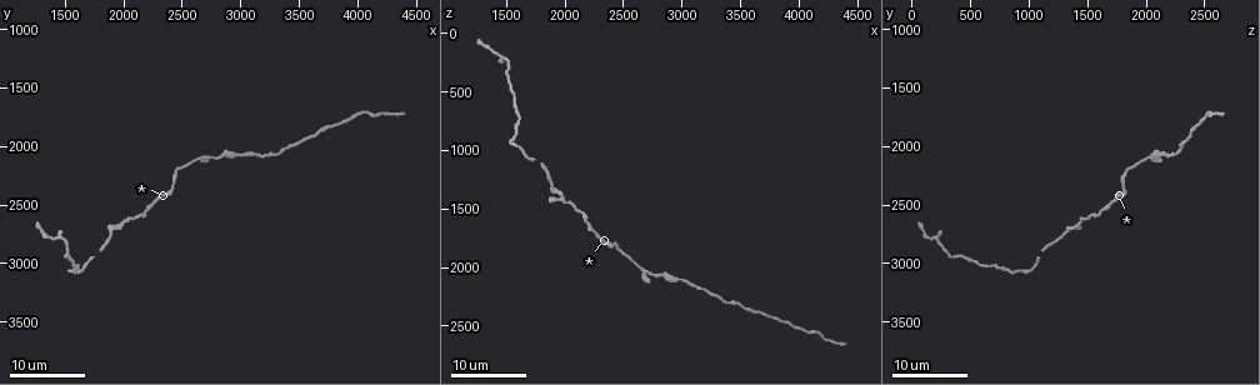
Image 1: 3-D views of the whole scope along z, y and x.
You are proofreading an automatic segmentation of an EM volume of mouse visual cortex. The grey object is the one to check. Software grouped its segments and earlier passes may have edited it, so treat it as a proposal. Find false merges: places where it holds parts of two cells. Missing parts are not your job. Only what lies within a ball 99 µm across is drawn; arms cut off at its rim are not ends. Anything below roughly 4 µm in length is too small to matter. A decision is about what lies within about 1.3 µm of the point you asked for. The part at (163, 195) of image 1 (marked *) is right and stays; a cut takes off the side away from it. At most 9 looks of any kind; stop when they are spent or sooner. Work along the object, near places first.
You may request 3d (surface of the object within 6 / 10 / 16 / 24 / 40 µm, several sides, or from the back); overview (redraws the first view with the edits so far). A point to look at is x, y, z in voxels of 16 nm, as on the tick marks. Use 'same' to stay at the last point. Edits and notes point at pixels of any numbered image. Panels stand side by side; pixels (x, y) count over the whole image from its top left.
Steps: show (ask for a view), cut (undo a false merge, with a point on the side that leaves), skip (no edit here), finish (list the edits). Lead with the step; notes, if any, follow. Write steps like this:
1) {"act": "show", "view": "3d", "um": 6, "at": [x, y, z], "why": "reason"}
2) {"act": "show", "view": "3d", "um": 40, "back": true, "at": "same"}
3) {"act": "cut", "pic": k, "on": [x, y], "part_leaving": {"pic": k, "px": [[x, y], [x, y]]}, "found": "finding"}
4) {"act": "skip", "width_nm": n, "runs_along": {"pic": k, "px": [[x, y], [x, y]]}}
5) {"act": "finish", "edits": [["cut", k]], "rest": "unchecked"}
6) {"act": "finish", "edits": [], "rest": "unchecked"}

{"act": "show", "view": "3d", "um": 16, "at": [2440, 2200, 1860], "why": "thick turns thin"}

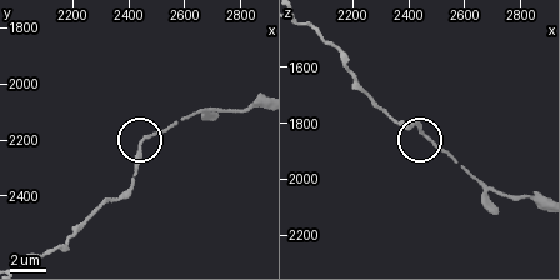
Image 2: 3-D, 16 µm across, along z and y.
{"act": "show", "view": "3d", "um": 6, "at": [2450, 2200, 1840]}

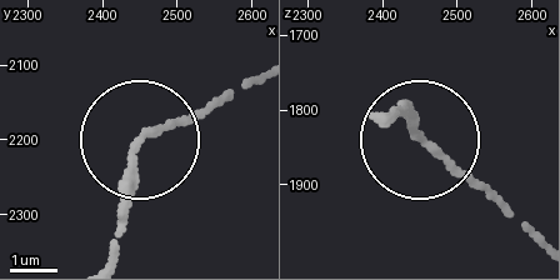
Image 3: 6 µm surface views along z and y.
{"act": "skip", "runs_along": {"pic": 3, "px": [[111, 256], [131, 149], [243, 80]]}, "found": "all the same cell"}

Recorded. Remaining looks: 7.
{"act": "show", "view": "3d", "um": 16, "at": [2920, 2080, 2120], "why": "thick turns thin"}

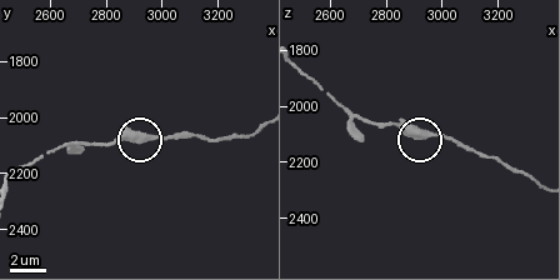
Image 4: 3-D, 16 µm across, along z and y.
{"act": "show", "view": "3d", "um": 10, "at": [2950, 2070, 2110]}

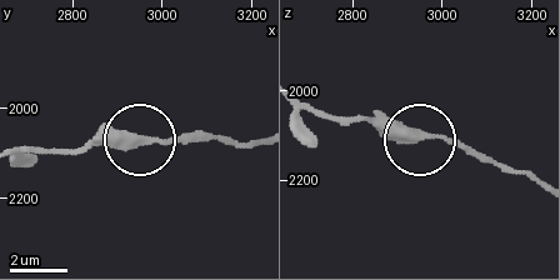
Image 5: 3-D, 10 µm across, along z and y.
{"act": "skip", "runs_along": {"pic": 5, "px": [[23, 153], [214, 139]]}, "found": "all the same cell"}

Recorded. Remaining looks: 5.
{"act": "show", "view": "3d", "um": 24, "at": [3760, 1840, 2420], "why": "calibre changes"}

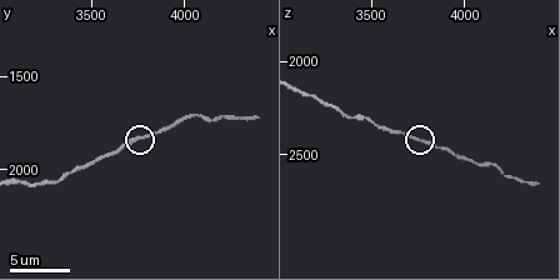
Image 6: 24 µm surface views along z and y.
{"act": "show", "view": "3d", "um": 10, "at": [3760, 1840, 2420]}

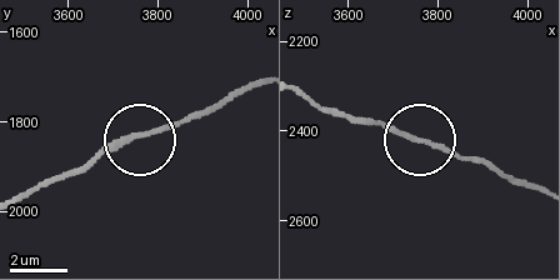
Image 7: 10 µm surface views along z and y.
{"act": "show", "view": "3d", "um": 10, "back": true, "at": [3755, 1830, 2415]}

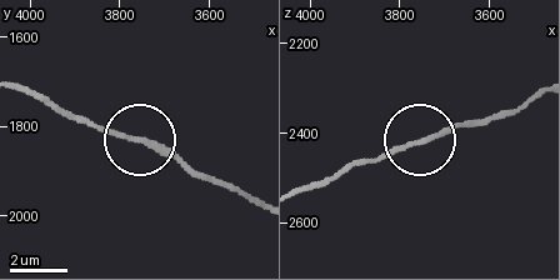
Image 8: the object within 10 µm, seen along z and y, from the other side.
{"act": "skip", "runs_along": {"pic": 8, "px": [[258, 205], [186, 173], [144, 141], [108, 134], [68, 113]]}, "found": "one cell here"}

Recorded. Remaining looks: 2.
{"act": "show", "view": "3d", "um": 24, "at": [1380, 2800, 160], "why": "narrows sharply"}

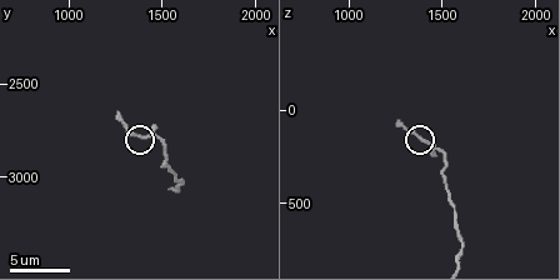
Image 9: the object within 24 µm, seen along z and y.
{"act": "show", "view": "3d", "um": 6, "at": [1400, 2800, 160]}

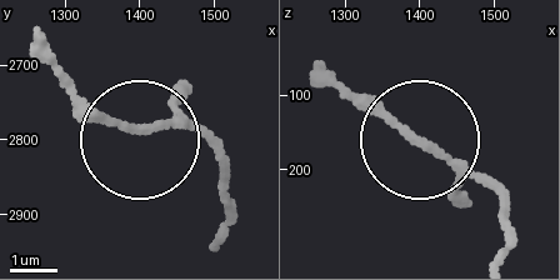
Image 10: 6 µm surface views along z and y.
{"act": "skip", "width_nm": 150, "found": "one cell here"}

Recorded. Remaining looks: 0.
{"act": "finish", "edits": [], "rest": "unchecked"}

